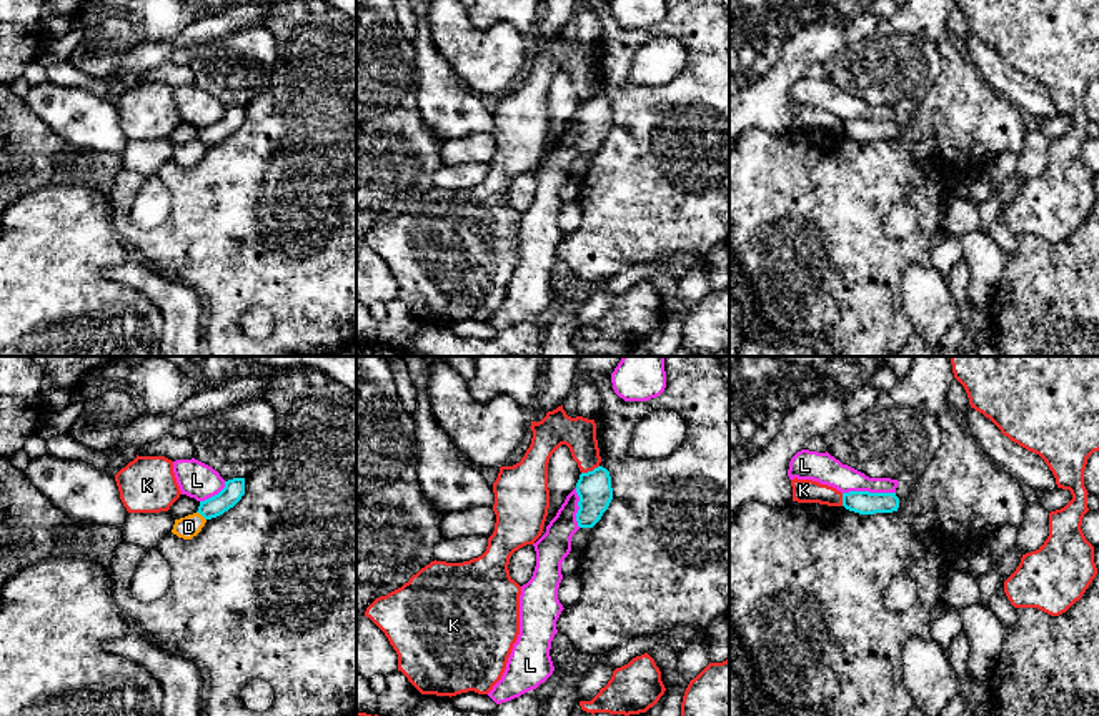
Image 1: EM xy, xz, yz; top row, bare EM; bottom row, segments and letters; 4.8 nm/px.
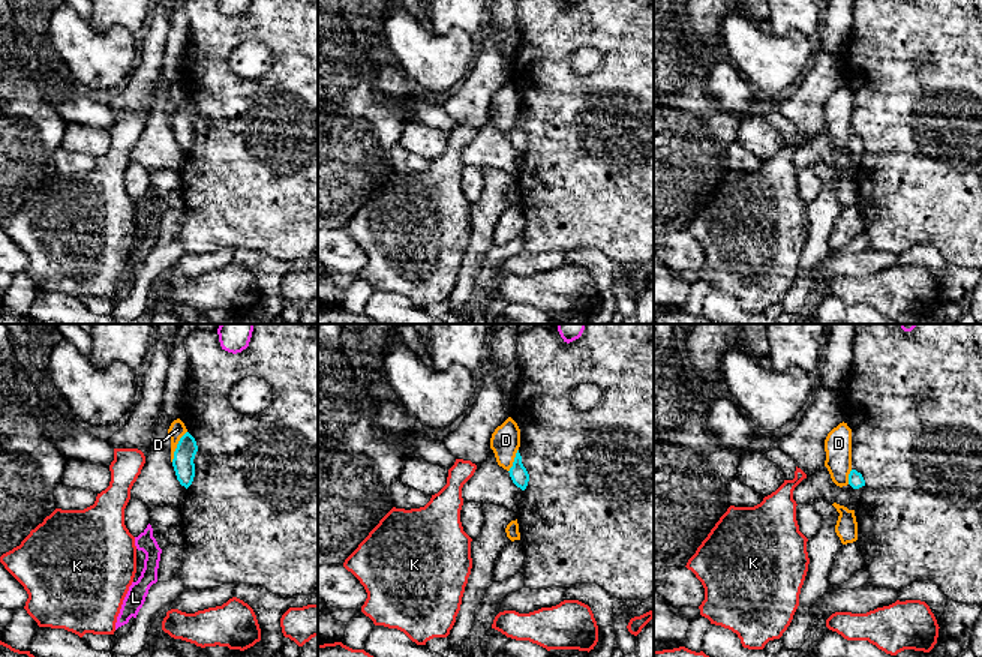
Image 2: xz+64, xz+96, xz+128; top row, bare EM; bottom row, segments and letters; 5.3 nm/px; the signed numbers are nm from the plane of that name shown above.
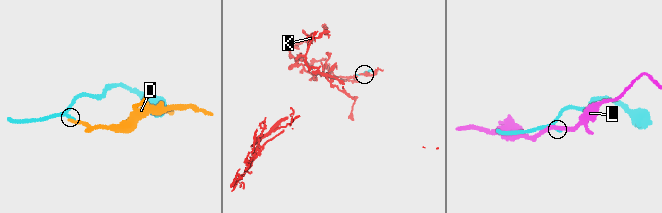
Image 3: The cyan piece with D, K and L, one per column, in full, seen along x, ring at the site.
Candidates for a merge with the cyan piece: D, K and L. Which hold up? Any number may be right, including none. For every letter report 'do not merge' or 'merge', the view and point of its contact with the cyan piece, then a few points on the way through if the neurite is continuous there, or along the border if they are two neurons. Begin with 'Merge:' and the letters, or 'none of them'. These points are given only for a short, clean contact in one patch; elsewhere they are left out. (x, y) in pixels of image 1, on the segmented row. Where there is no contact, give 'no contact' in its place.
Merge: none of them
D: do not merge | xy (202, 515) | along xy (197, 512), (205, 520)
K: do not merge | xz (590, 472)
L: do not merge | yz (868, 492)

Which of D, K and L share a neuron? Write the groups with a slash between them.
D / K / L

